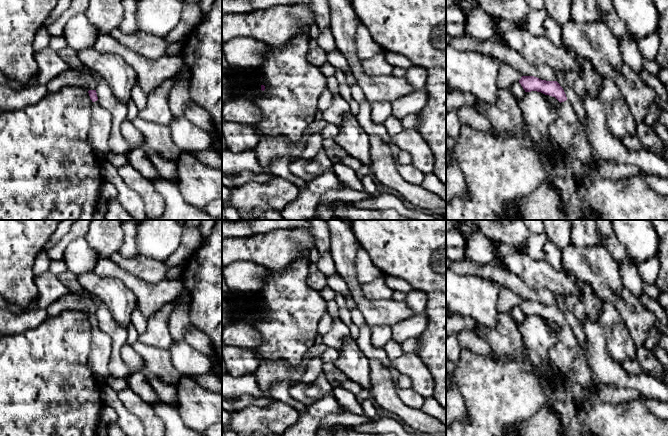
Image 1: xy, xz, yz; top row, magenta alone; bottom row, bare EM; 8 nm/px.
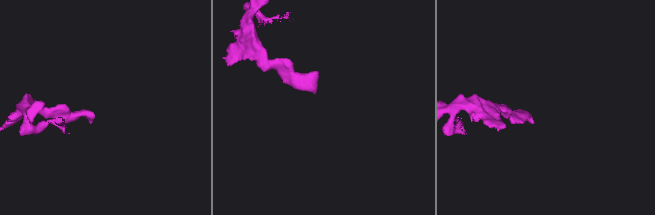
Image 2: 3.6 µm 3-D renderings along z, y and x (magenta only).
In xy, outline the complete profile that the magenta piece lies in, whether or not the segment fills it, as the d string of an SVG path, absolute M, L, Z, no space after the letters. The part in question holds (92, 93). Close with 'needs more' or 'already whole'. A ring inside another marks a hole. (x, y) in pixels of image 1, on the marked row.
M96 90L88 91L92 100L92 117L88 132L89 142L96 153L103 154L106 161L115 168L120 168L128 163L127 155L119 155L109 148L108 140L112 127L111 114L99 103Z | needs more

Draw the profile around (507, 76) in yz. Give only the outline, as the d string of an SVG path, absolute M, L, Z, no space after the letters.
M500 62L497 74L497 88L511 88L521 79L522 74L510 65Z

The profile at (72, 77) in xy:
M70 68L51 79L45 86L48 92L57 92L69 86L89 91L96 90L97 83L97 76L94 73L84 73L79 69Z

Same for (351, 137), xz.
M348 113L338 128L335 143L363 165L370 166L370 136L358 124L356 117Z

